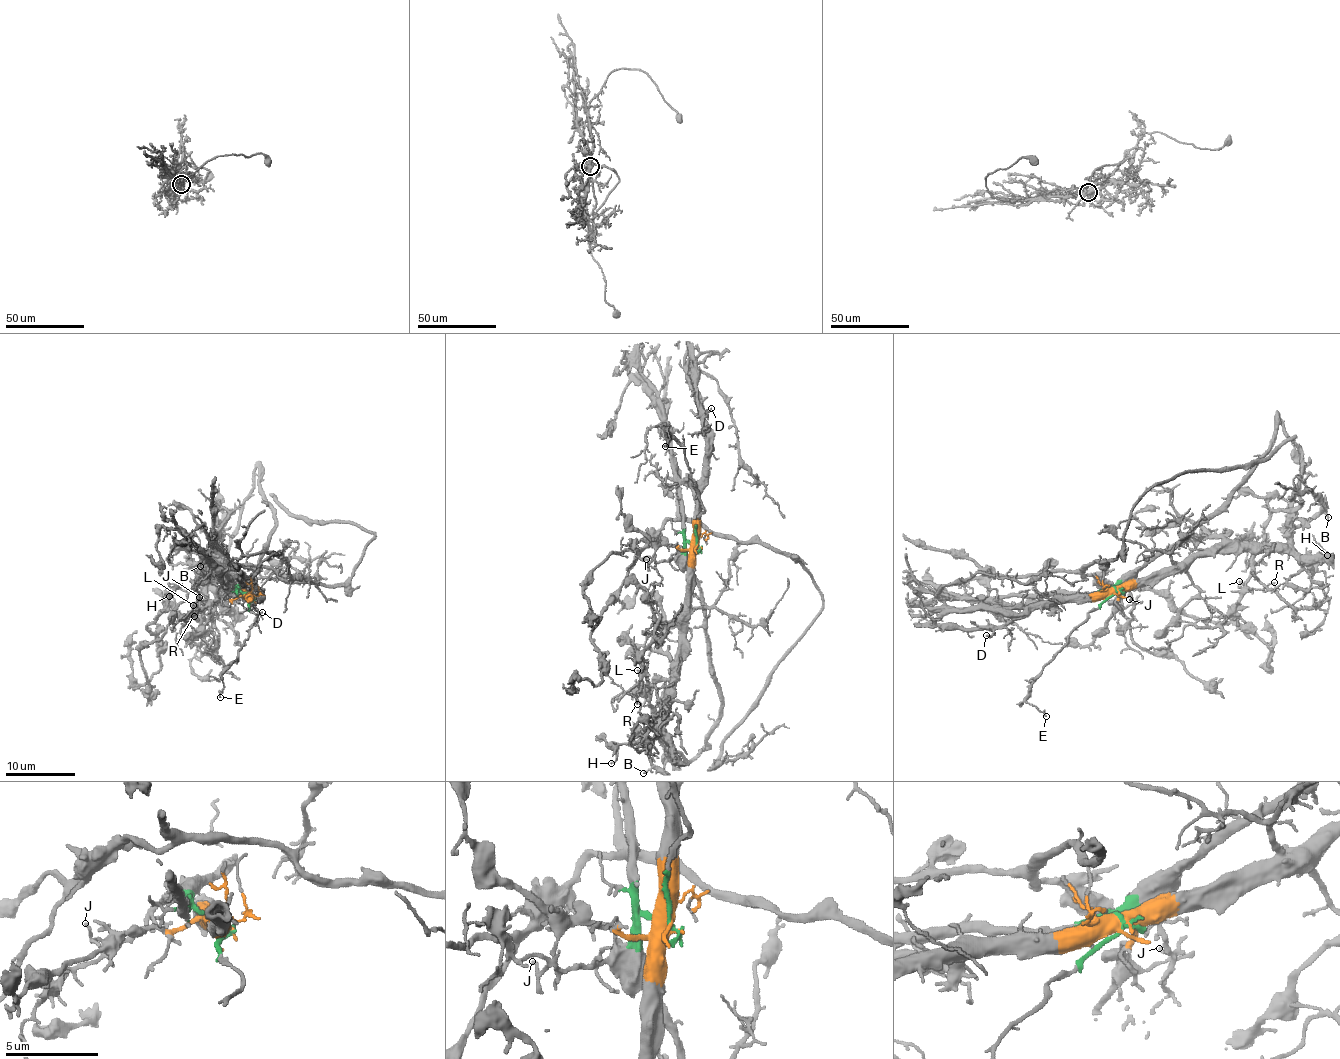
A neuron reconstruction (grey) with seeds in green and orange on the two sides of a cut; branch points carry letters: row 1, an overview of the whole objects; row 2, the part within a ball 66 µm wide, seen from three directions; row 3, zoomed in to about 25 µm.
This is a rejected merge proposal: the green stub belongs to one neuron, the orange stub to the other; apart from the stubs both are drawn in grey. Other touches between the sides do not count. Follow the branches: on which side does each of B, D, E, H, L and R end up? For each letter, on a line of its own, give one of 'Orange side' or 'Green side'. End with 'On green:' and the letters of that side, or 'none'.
B: Orange side
D: Orange side
E: Green side
H: Orange side
L: Green side
R: Green side
On green: E, L, R

